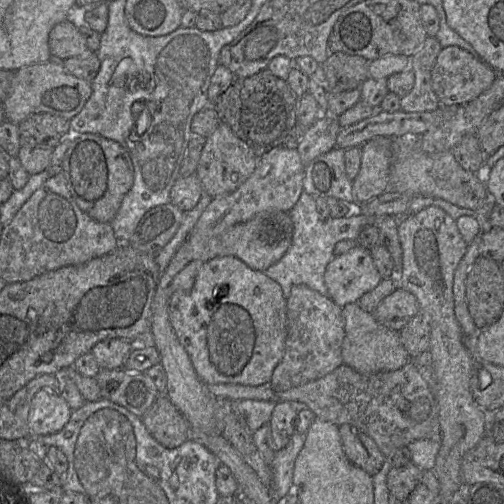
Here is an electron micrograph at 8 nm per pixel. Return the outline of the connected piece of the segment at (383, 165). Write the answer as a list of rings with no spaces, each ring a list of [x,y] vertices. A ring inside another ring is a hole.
[[[375,137],[361,146],[360,169],[352,181],[355,203],[365,204],[389,189],[390,165],[391,137]]]

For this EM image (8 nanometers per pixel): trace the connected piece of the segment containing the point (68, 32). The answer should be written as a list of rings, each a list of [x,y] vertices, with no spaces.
[[[66,19],[51,29],[48,43],[52,59],[57,61],[95,53],[87,47],[80,30]]]

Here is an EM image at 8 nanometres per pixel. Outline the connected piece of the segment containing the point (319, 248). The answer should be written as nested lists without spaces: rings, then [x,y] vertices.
[[[304,191],[288,214],[293,223],[291,245],[282,258],[268,267],[264,274],[281,286],[285,298],[288,298],[292,287],[299,284],[306,285],[320,294],[328,296],[324,273],[328,263],[335,256],[335,244],[342,240],[356,241],[365,226],[373,225],[374,217],[353,211],[345,217],[329,217],[323,220],[317,212],[315,197]]]

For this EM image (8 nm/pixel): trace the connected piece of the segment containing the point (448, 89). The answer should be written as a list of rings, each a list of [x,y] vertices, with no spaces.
[[[457,47],[442,48],[431,72],[432,89],[441,106],[461,106],[487,90],[498,73],[477,56]]]

